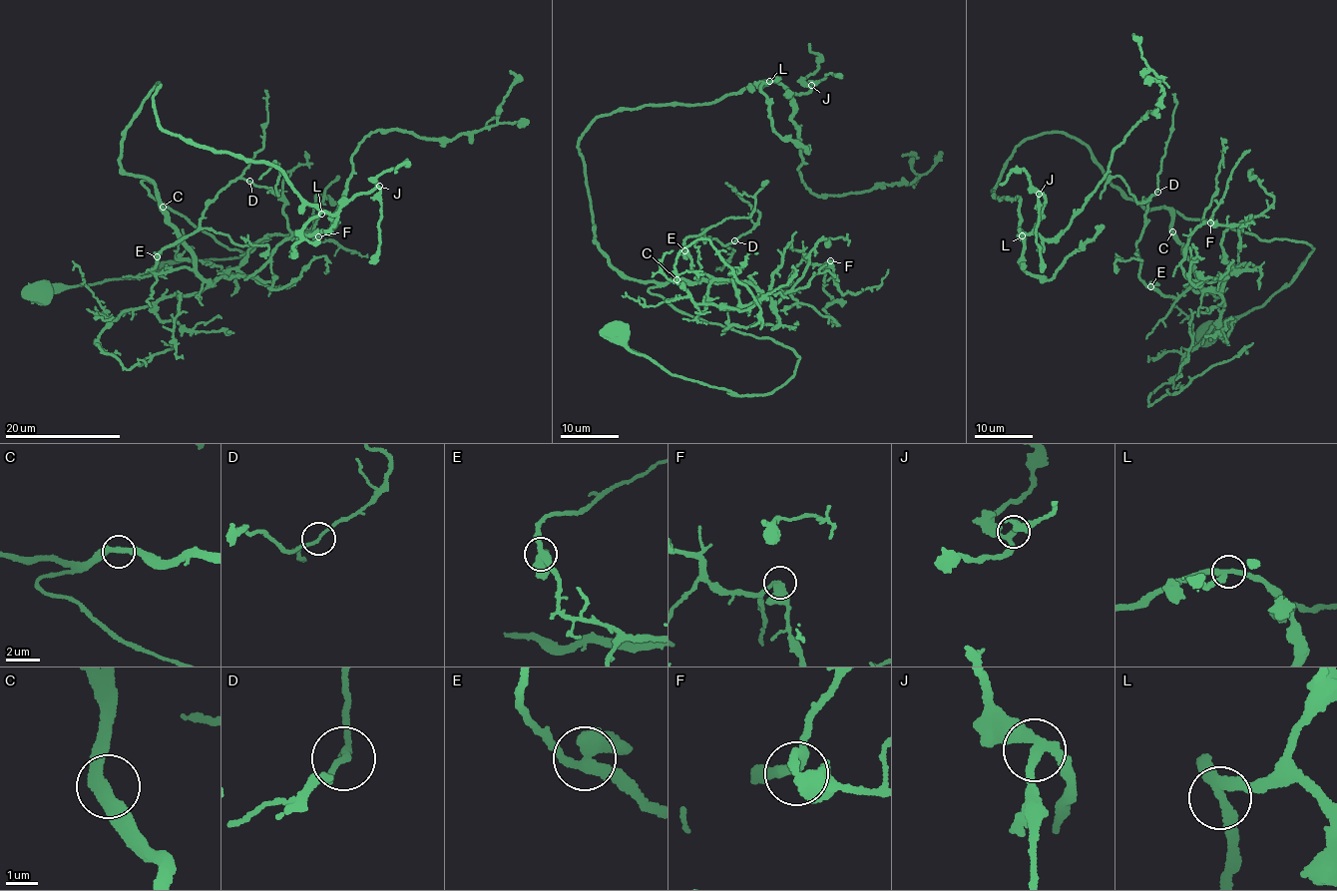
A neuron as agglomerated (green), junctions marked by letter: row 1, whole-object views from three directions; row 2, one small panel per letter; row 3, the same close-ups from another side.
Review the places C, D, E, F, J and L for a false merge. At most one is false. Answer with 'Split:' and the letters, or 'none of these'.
Split: none of these

